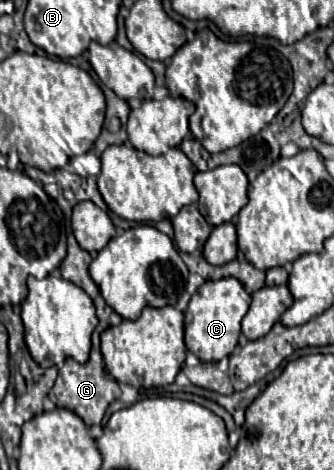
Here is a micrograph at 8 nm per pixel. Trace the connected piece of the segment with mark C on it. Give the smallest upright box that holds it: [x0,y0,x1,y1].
[185,277,251,361]

